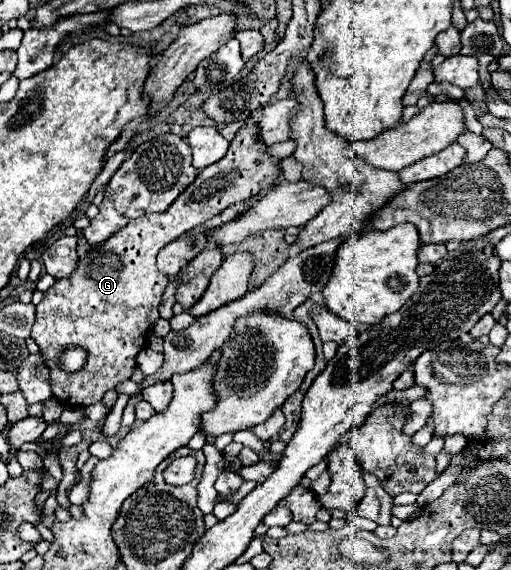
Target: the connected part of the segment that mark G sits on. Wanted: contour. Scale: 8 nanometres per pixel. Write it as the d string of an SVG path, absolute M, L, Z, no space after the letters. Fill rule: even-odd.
M249 118L237 130L227 154L217 164L211 164L209 168L201 170L197 180L167 208L167 212L149 214L149 216L131 220L123 230L119 230L107 242L103 242L103 244L91 248L87 254L83 254L73 276L57 280L55 286L51 286L45 292L43 300L37 304L37 320L33 324L31 338L39 344L43 356L45 356L45 362L51 368L53 396L59 402L63 402L65 406L71 406L71 408L75 408L75 406L85 408L85 406L101 402L103 394L107 390L113 390L117 384L131 378L131 374L135 370L135 356L139 350L143 350L147 346L147 338L149 338L147 330L159 320L157 308L159 308L161 296L169 284L169 278L165 274L161 274L155 266L157 252L171 240L179 238L183 232L221 214L225 208L229 208L237 202L249 200L251 196L259 194L261 190L267 190L279 178L283 160L269 154L269 146L265 146L265 144L261 144L261 140L257 140L255 126L257 126L257 120ZM69 346L81 346L87 352L87 362L85 362L85 368L81 368L81 372L65 372L61 366L57 366L61 352L65 352L65 348L69 348Z

